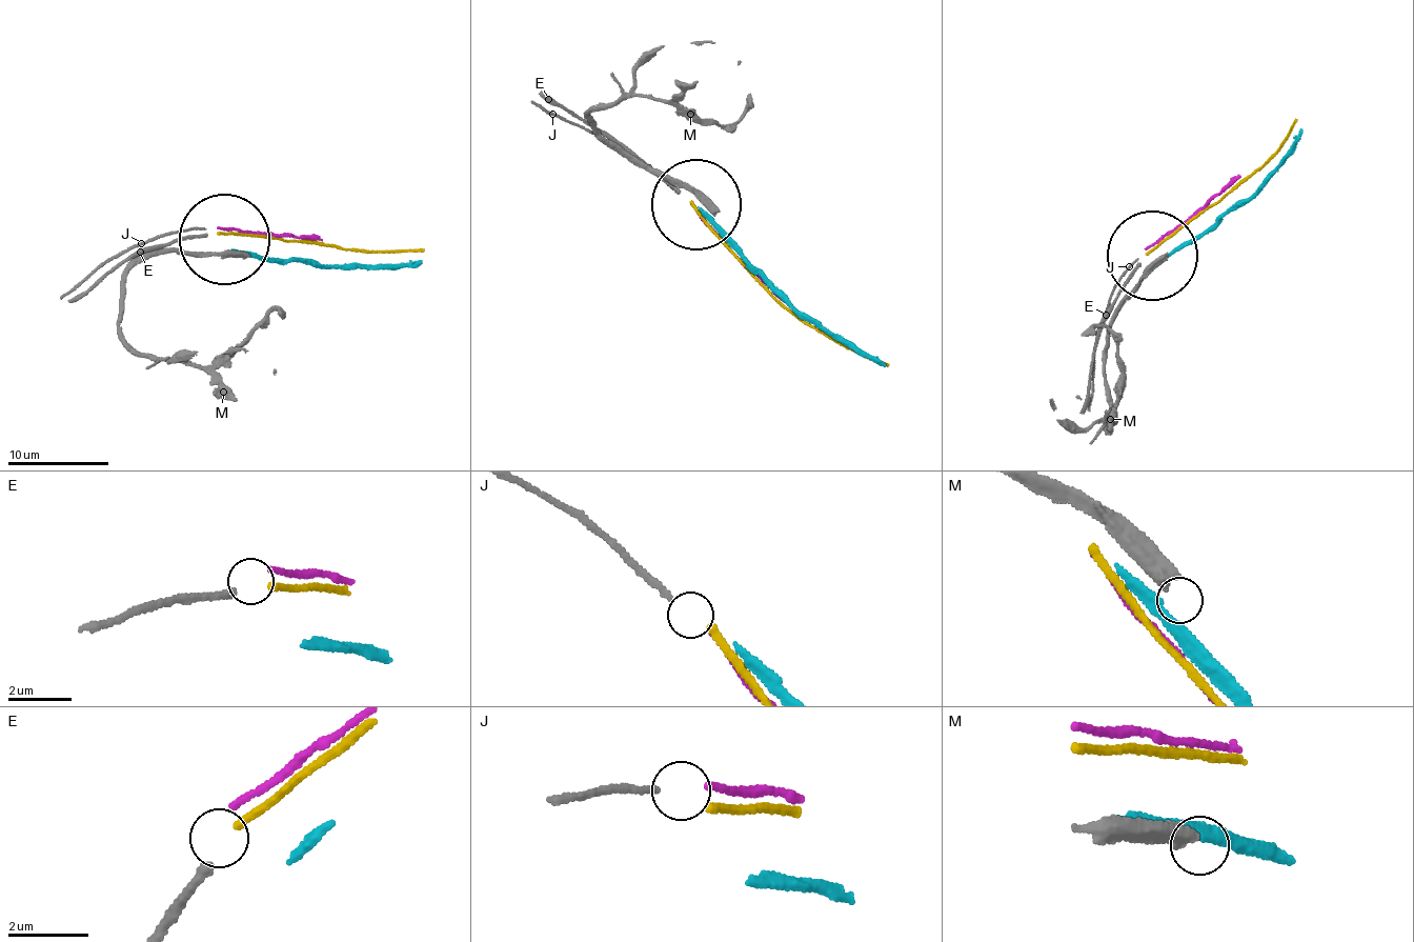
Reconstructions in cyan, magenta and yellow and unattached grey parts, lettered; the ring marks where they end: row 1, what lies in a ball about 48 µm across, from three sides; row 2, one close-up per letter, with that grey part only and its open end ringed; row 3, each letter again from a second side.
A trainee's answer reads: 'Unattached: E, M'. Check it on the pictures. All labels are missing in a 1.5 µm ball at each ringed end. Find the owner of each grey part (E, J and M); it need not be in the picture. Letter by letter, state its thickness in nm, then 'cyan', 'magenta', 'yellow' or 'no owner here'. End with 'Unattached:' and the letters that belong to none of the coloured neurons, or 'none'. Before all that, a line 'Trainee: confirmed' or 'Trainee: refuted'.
Trainee: refuted
E: 260 nm | yellow
J: 160 nm | magenta
M: 550 nm | no owner here
Unattached: M

